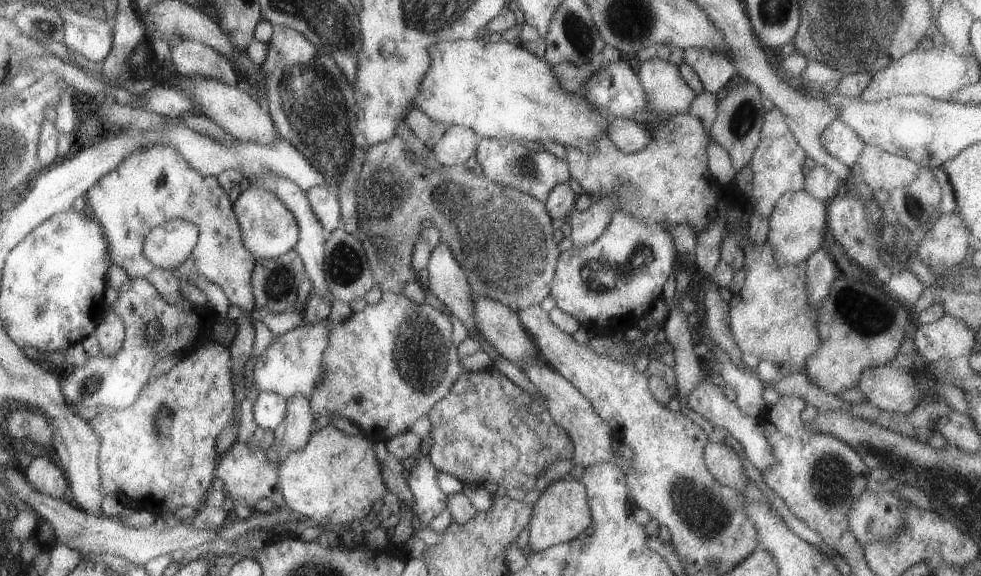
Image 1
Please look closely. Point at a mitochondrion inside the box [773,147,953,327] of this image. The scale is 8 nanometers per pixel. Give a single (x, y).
(915, 209)

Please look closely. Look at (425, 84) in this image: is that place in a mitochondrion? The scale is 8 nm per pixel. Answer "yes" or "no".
no

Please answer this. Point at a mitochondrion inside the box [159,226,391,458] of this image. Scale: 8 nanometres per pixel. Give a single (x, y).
(346, 267)

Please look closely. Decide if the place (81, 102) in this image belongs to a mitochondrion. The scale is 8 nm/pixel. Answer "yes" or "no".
no

